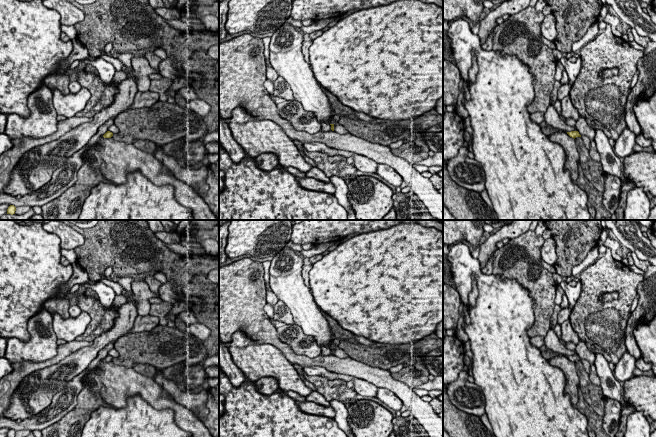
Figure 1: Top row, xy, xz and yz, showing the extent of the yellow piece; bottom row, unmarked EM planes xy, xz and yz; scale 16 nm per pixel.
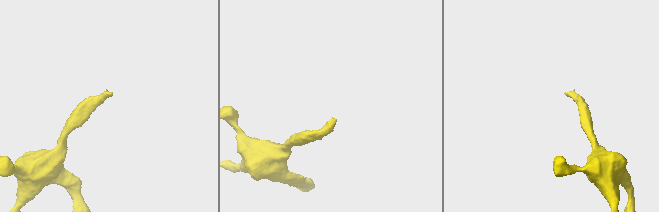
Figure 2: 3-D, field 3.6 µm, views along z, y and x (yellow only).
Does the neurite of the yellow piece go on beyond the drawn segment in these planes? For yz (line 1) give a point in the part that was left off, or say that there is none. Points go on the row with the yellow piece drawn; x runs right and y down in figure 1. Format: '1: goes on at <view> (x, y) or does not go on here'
1: does not go on here

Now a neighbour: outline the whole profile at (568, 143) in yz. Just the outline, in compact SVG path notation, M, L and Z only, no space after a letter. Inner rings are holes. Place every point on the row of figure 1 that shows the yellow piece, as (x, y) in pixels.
M558 131L548 136L552 142L559 144L567 156L565 169L571 174L571 179L575 182L579 175L580 157L577 151L575 139L564 131Z

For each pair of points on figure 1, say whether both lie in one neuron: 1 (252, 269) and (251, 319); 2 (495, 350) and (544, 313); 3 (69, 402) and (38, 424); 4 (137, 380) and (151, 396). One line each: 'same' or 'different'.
1: same
2: different
3: same
4: same

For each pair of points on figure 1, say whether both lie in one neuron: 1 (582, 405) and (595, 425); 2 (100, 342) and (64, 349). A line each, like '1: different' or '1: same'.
1: same
2: different

